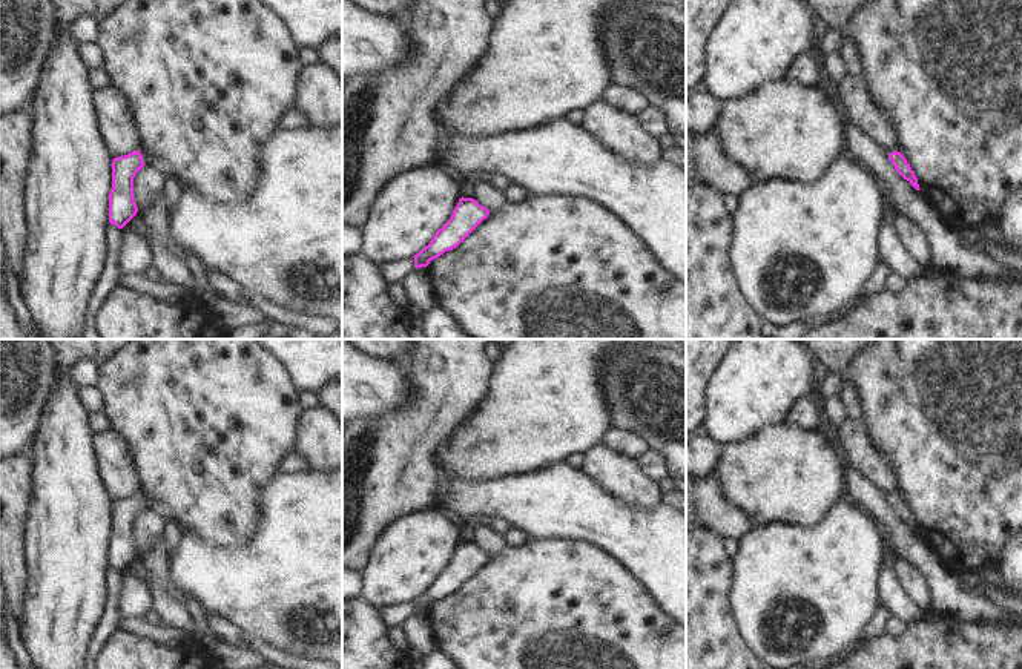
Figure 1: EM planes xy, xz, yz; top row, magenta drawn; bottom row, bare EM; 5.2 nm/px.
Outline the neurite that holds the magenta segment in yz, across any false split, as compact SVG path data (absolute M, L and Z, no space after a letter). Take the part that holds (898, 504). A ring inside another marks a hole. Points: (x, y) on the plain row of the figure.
M884 491L885 502L895 509L898 517L907 523L916 534L919 532L918 522L907 506L905 500L899 496L899 491L887 493Z

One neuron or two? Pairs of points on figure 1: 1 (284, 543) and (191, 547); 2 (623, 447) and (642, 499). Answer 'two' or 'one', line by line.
1: one
2: two

